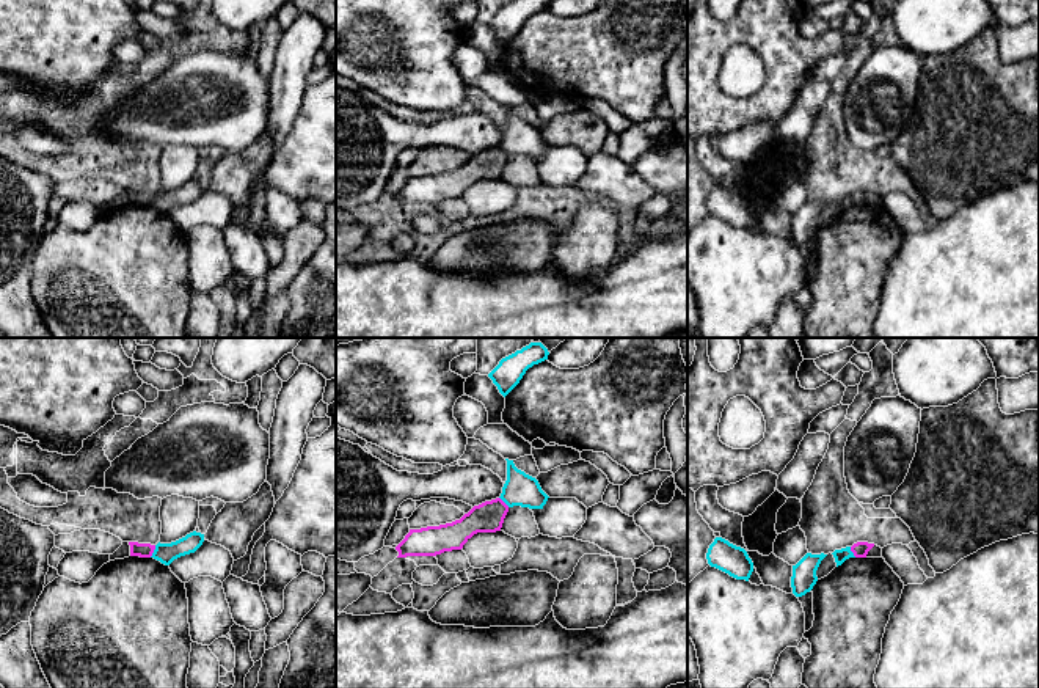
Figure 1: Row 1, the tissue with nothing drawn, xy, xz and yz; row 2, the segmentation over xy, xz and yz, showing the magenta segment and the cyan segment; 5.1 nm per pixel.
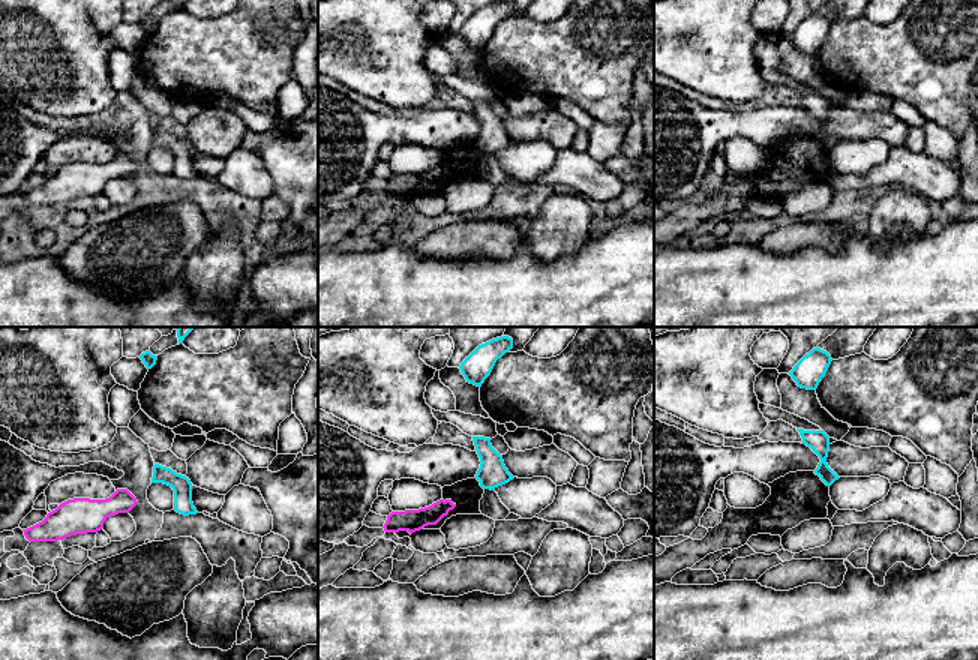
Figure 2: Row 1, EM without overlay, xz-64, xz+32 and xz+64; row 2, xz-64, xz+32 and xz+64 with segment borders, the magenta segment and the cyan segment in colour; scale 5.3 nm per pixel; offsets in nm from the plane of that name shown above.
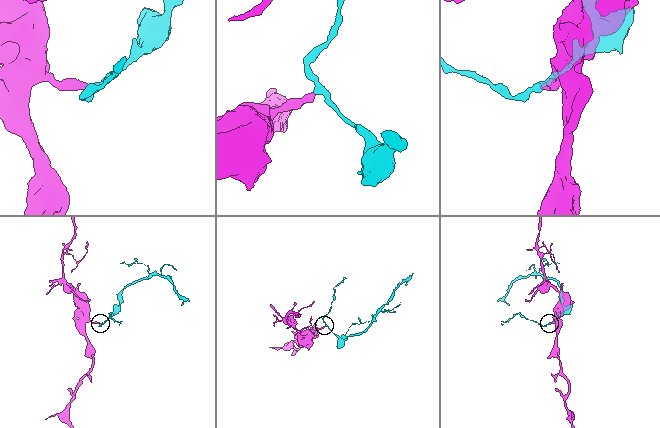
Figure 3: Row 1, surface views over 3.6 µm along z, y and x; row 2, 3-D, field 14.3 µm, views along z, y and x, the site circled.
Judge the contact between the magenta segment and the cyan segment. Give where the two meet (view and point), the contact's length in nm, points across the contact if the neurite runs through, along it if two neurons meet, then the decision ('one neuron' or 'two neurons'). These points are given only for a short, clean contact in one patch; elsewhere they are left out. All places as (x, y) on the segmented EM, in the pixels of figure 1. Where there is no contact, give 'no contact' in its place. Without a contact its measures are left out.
contact xy (153, 552); length 70 nm; border xy (156, 545), (149, 556); two neurons

